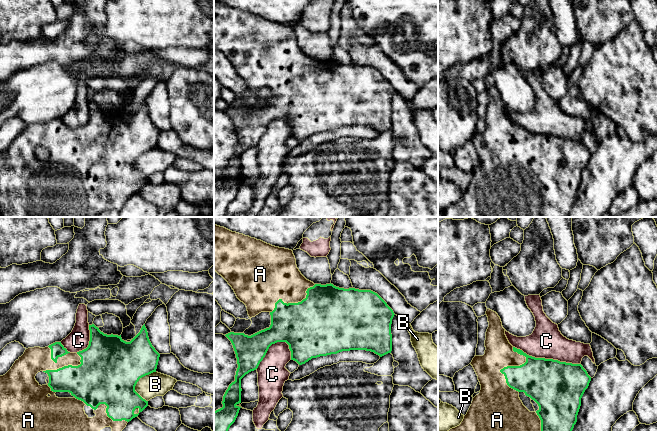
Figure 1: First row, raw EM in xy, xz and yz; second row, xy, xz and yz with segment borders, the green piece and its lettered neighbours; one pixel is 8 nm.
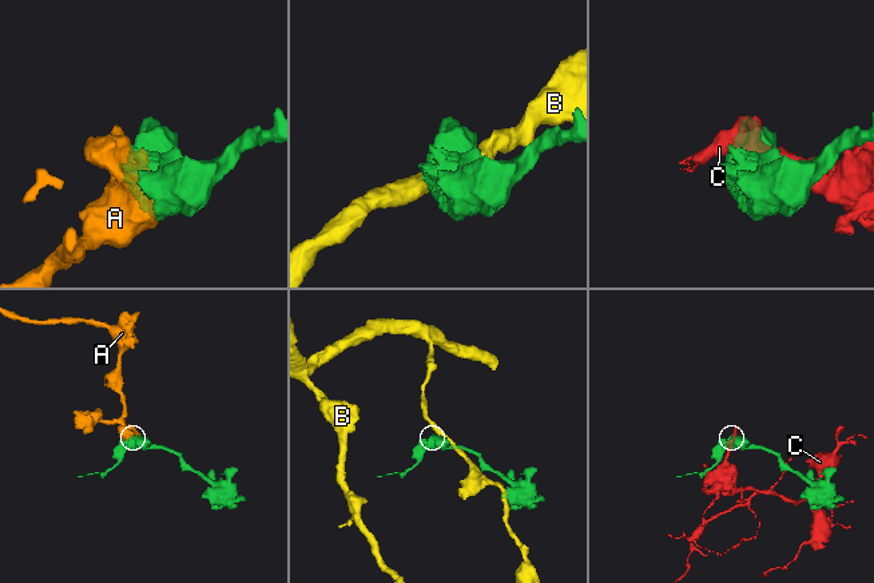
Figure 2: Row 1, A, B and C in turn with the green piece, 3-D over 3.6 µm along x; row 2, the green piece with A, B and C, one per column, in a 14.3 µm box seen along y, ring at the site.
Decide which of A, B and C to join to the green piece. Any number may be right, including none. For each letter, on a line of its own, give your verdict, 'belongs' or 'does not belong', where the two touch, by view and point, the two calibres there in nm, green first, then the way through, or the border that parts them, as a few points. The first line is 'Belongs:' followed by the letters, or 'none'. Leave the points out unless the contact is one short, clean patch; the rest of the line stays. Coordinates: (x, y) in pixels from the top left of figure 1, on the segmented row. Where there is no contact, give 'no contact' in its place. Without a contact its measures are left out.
Belongs: A
A: belongs; contact yz (509, 366); calibres 320 and 240 nm
B: does not belong; contact xy (137, 381); calibres 480 and 190 nm
C: does not belong; contact yz (547, 359); calibres 420 and 260 nm

